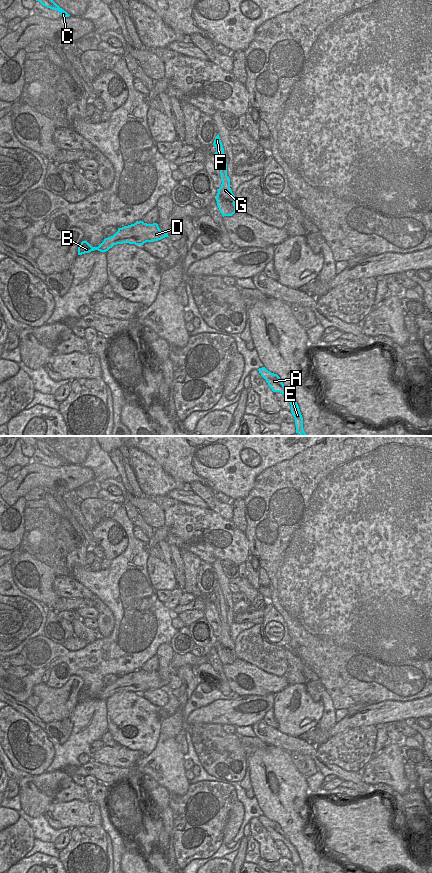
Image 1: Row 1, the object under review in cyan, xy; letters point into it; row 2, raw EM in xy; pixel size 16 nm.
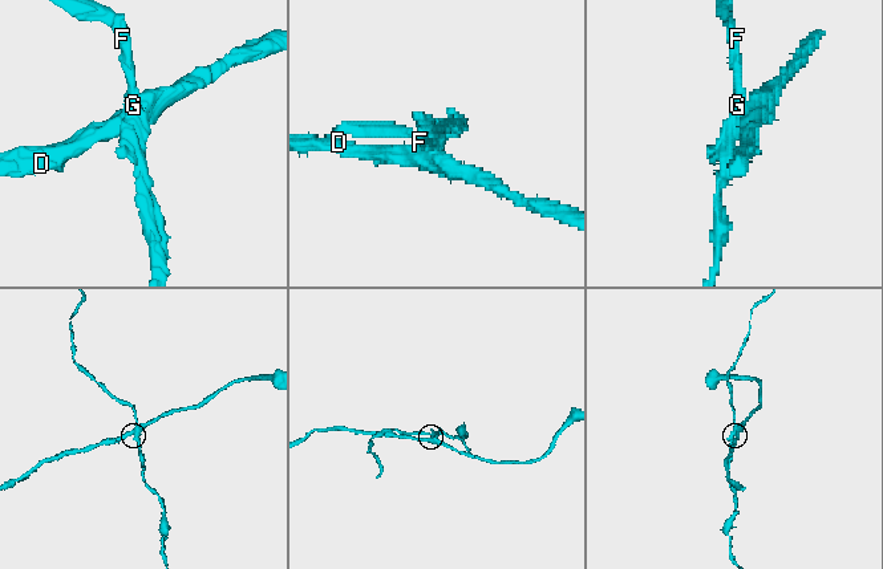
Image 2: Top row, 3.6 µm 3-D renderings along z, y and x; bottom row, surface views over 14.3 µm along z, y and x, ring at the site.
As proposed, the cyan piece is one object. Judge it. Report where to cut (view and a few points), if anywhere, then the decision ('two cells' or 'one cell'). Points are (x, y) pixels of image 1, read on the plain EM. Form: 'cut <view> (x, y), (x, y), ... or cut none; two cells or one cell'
cut xy (218, 637), (222, 643), (231, 649), (234, 654), (233, 658); two cells

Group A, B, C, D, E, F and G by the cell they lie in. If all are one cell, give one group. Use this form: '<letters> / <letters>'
A C E F G / B D

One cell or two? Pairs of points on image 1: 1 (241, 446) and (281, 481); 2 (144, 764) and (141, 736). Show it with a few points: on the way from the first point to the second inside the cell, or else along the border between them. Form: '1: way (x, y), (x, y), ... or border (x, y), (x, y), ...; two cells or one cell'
1: border (288, 459), (266, 467), (255, 478), (252, 487); two cells
2: border (159, 735), (156, 746), (146, 755); two cells

